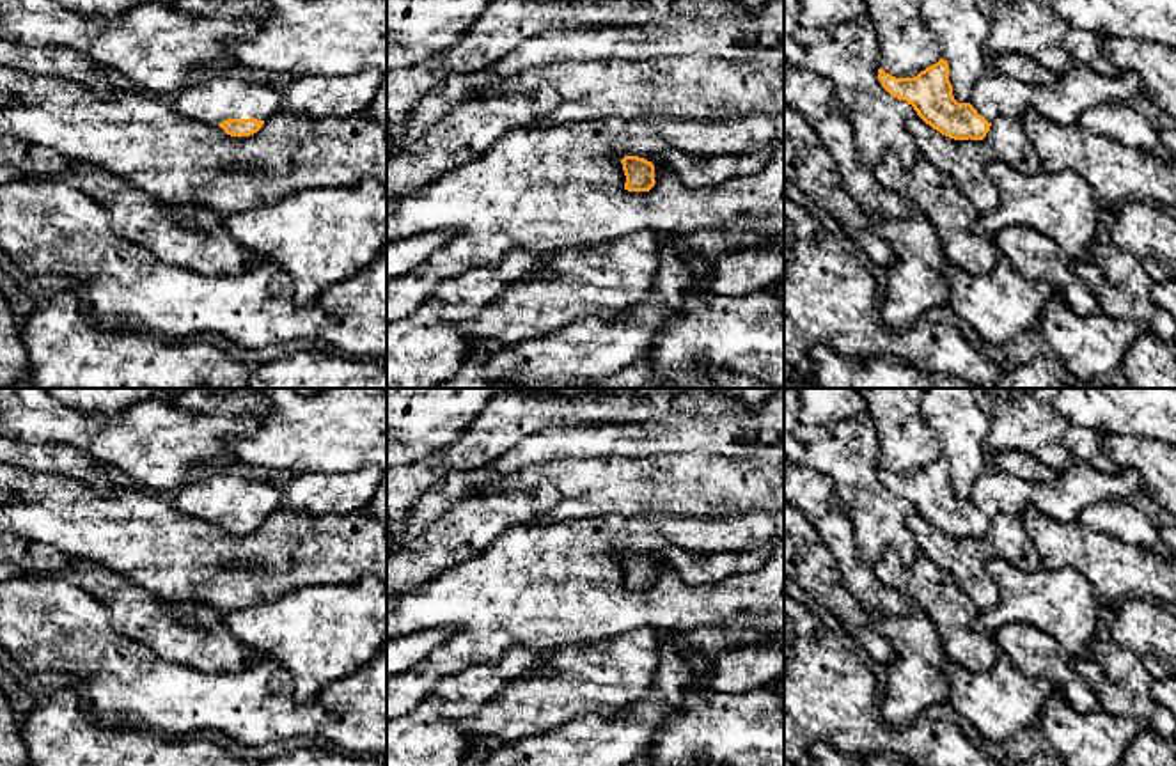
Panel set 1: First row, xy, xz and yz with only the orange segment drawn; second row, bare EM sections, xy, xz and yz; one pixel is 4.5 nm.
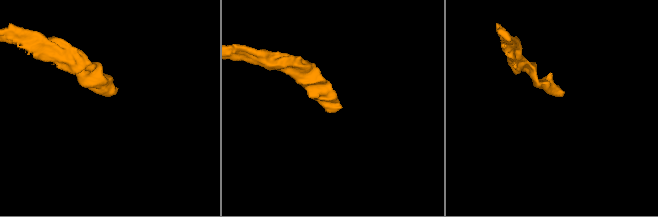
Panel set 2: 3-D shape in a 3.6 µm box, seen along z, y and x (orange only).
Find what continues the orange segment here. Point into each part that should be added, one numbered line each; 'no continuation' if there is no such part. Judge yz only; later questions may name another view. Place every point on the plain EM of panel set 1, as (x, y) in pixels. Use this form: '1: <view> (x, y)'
1: yz (999, 493)

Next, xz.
no continuation

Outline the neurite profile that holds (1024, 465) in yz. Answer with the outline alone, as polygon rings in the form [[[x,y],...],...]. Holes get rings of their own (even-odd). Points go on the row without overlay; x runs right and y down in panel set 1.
[[[1002,450],[993,454],[992,459],[999,470],[1027,481],[1054,481],[1059,475],[1055,468],[1022,450]]]

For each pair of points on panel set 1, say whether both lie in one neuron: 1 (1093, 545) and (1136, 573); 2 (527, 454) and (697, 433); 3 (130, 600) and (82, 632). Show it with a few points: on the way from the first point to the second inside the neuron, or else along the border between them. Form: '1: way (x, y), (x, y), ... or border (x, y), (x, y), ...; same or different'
1: way (1104, 555), (1120, 571), (1125, 571); same
2: way (570, 442), (655, 442); same
3: border (78, 587), (109, 610), (117, 632), (141, 642); different

